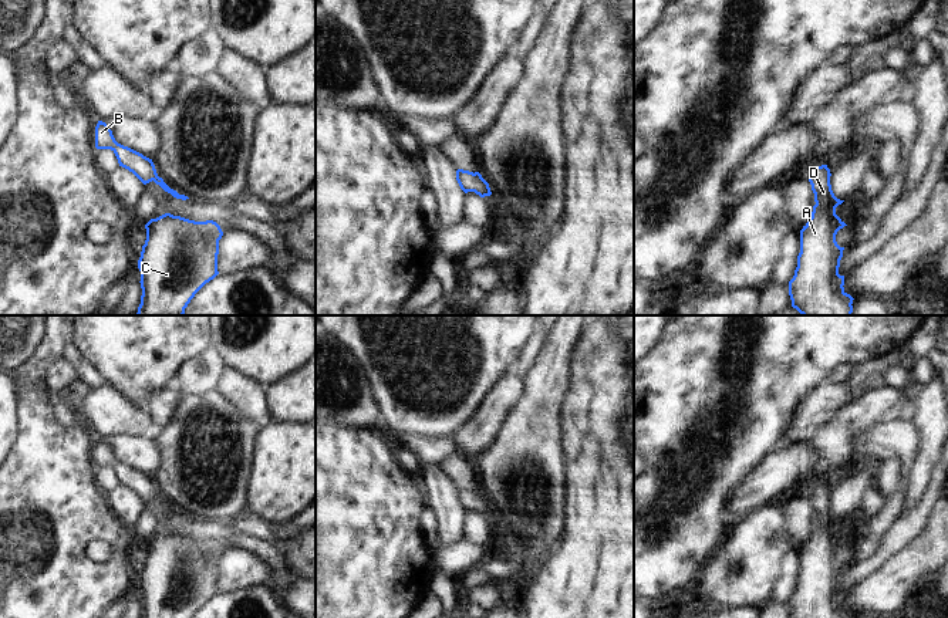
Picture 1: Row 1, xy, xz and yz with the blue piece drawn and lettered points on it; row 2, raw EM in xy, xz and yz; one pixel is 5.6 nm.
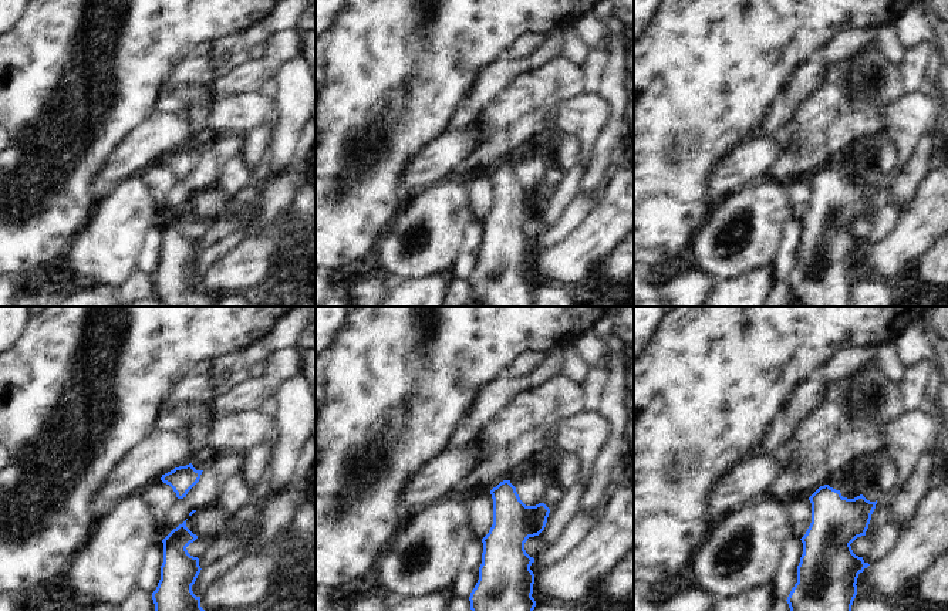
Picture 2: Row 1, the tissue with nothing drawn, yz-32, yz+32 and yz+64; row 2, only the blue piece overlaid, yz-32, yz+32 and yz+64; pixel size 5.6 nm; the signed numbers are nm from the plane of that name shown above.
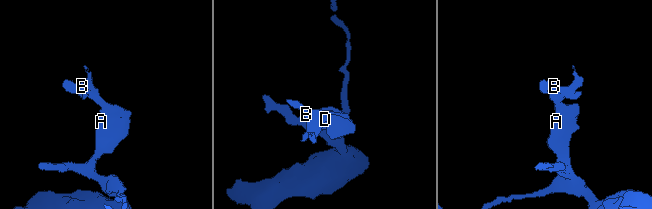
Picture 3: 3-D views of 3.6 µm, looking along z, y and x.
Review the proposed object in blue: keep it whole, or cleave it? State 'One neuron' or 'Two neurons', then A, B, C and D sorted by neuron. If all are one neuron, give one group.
One neuron. Groups: A B C D

